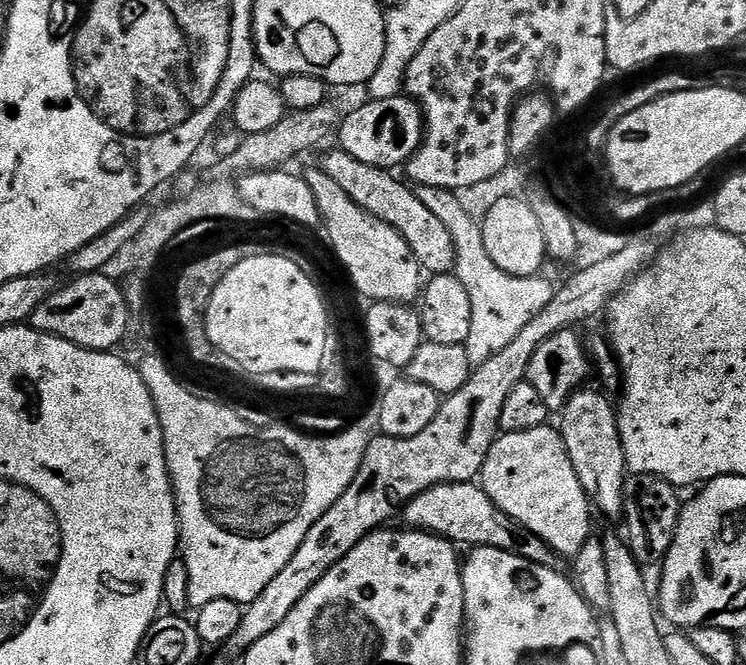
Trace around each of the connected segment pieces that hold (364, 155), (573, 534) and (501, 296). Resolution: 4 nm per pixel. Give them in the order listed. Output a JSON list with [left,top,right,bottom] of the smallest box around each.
[[338,94,424,170],[482,427,590,557],[415,186,554,366]]

